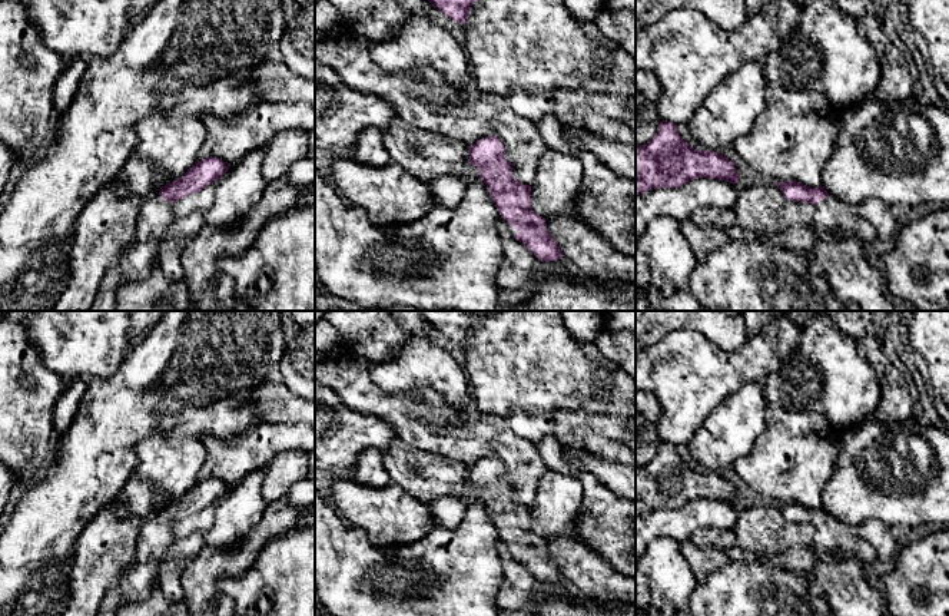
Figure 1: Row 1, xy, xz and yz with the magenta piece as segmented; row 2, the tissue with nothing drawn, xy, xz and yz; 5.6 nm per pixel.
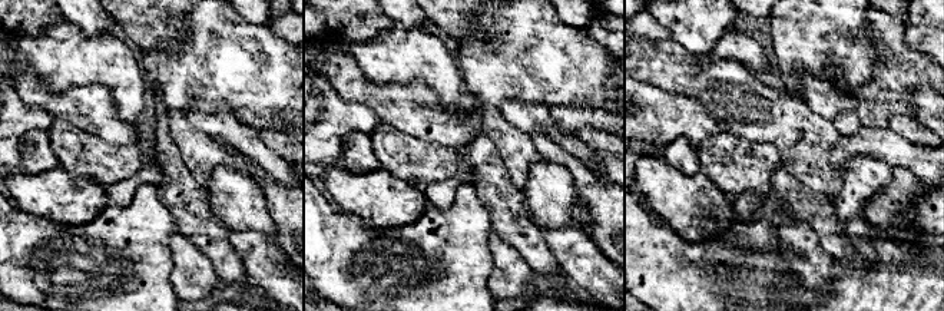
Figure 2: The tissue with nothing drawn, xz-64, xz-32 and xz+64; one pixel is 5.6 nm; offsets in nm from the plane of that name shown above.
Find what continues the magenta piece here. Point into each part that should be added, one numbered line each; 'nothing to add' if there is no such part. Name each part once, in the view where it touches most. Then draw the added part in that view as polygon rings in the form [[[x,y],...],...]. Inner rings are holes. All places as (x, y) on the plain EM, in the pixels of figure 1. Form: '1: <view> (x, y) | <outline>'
1: xz (471, 493) | [[[469,486],[467,487],[465,493],[464,493],[471,501],[481,501],[480,496],[477,493],[477,487],[475,486]]]

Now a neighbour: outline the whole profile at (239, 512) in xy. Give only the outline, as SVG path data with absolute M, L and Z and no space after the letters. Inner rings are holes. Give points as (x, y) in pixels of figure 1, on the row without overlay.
M265 468L249 473L216 504L215 521L203 533L203 543L220 552L235 552L259 524L268 506L263 499Z

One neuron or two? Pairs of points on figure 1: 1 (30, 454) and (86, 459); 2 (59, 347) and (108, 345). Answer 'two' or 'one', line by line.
1: two
2: one

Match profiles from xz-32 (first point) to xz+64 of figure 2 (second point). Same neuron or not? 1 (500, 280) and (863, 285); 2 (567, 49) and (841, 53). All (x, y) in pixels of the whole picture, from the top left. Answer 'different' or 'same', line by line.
1: different
2: same

